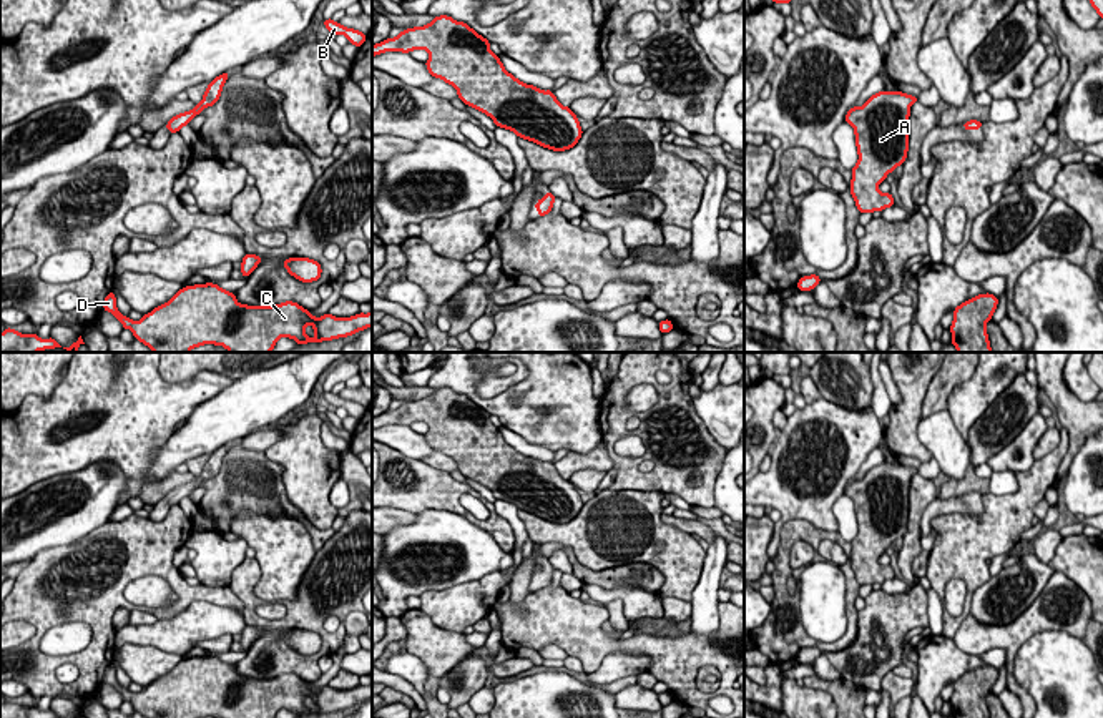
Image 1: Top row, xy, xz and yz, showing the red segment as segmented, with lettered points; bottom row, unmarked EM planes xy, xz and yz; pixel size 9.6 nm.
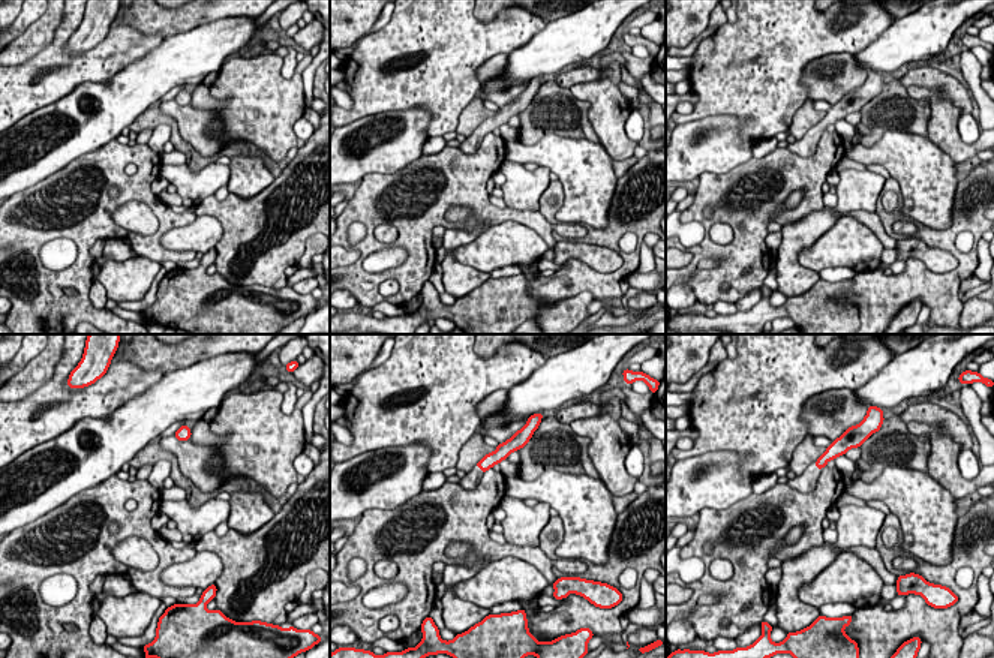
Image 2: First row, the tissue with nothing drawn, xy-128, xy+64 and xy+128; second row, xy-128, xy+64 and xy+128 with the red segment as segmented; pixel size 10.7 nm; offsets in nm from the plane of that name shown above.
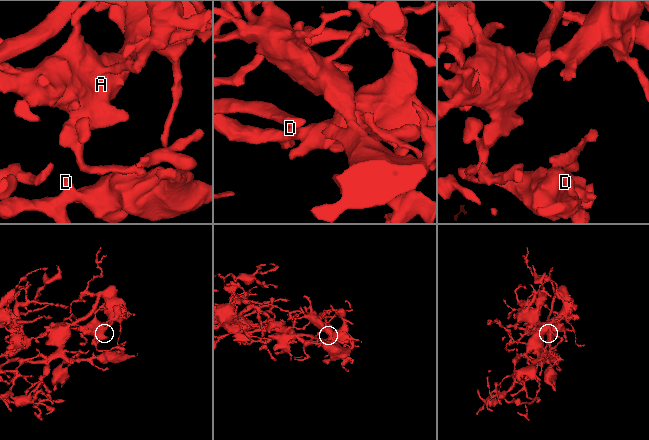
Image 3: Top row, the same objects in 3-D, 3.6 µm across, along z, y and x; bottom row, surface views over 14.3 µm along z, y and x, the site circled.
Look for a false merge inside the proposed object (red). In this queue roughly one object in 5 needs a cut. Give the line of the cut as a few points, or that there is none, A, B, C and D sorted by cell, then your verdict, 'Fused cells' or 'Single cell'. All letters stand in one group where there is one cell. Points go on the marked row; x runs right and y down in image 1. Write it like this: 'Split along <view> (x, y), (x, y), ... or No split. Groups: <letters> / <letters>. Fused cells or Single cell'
No split. Groups: A B C D. Single cell

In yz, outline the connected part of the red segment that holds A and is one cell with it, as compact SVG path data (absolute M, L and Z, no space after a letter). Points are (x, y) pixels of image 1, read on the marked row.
M879 91L862 106L852 106L844 121L854 128L859 160L851 170L851 194L859 213L884 211L895 204L890 193L880 193L879 184L909 151L909 116L917 96L902 91Z

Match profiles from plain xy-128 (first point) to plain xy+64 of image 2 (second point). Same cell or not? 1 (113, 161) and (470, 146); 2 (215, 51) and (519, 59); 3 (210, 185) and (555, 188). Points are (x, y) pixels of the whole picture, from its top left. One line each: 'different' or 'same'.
1: different
2: same
3: different

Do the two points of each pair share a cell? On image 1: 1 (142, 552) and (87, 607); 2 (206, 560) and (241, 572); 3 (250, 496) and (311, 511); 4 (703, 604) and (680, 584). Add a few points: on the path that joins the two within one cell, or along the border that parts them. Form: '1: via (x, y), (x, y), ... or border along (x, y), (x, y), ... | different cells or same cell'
1: via (127, 567), (122, 577), (102, 594) | same cell
2: border along (246, 559), (235, 569), (226, 585) | different cells
3: border along (283, 471), (286, 497), (313, 526), (329, 529) | different cells
4: border along (705, 557), (700, 580), (690, 600) | different cells

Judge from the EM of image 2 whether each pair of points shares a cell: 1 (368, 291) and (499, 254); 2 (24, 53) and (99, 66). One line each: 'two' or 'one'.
1: two
2: two

